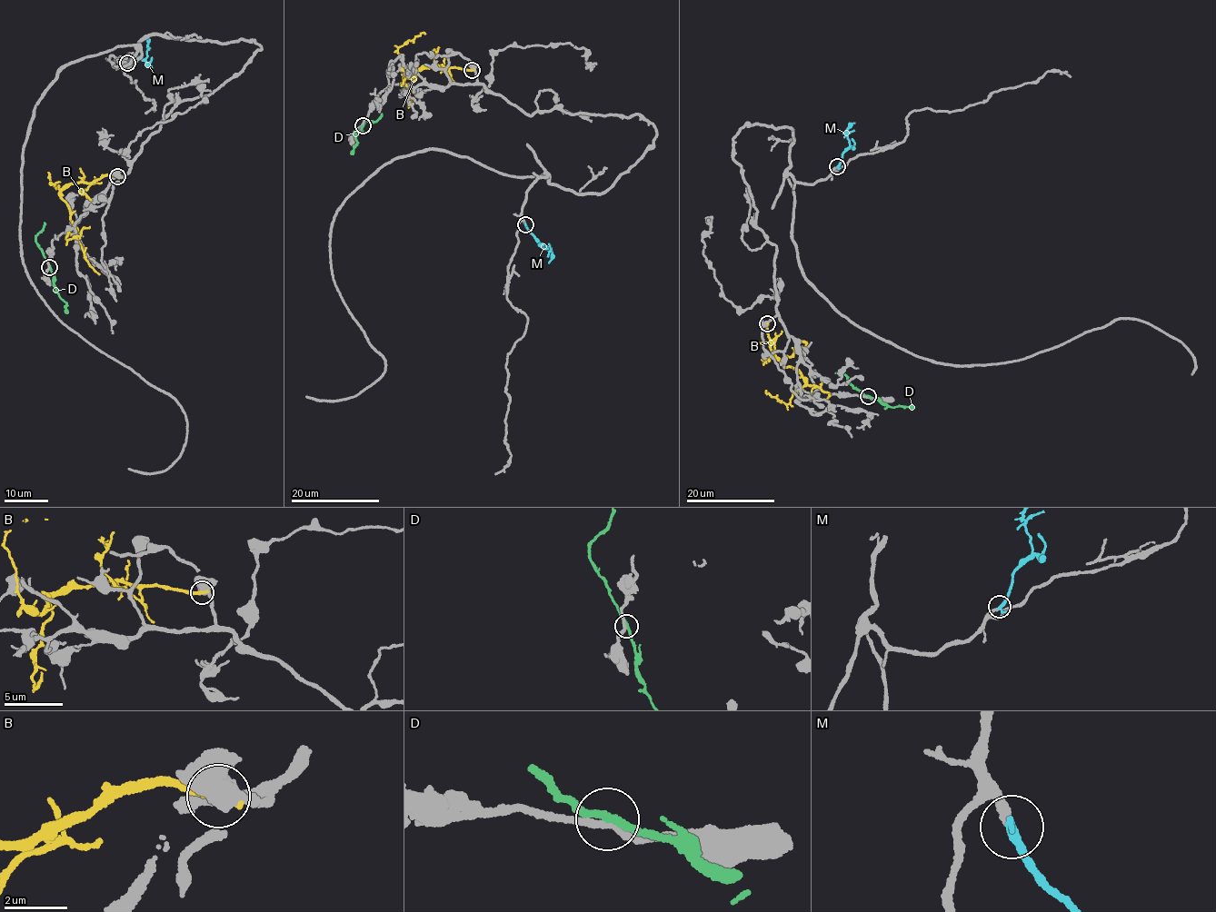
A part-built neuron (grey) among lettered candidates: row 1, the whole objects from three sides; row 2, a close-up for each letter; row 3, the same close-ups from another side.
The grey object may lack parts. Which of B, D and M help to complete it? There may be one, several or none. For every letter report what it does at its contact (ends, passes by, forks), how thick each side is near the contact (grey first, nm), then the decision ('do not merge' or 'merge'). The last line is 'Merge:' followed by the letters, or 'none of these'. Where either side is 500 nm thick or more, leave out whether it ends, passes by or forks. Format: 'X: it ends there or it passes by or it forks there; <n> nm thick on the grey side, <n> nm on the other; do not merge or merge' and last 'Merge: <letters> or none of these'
B: 650 nm thick on the grey side, 320 nm on the other; do not merge
D: it passes by; 240 nm thick on the grey side, 200 nm on the other; merge
M: it passes by; 280 nm thick on the grey side, 240 nm on the other; merge
Merge: D, M

